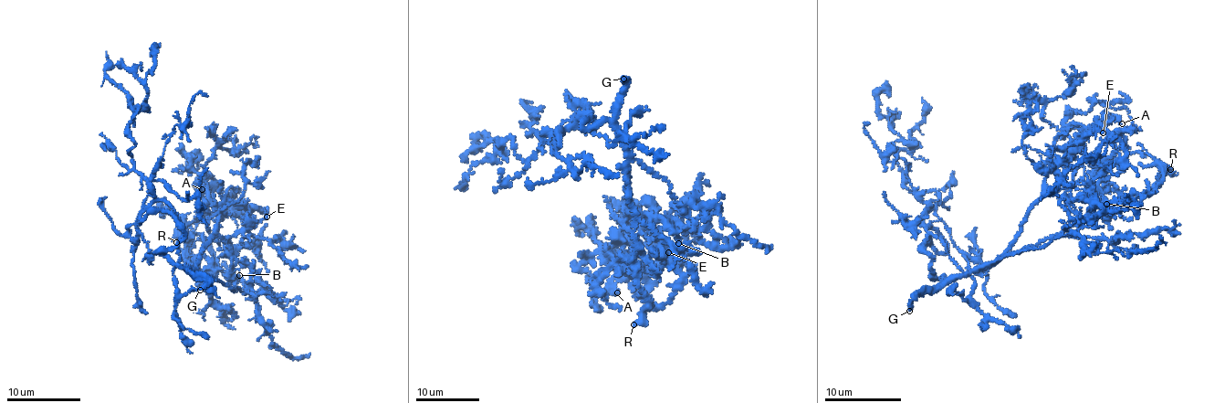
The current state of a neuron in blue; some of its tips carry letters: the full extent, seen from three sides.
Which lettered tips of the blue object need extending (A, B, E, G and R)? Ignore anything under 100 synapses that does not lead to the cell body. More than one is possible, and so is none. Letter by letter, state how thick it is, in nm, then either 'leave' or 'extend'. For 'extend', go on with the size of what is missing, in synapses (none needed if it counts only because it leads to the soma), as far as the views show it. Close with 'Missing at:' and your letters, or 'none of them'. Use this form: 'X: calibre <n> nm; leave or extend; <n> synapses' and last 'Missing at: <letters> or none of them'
A: calibre 240 nm; leave
B: calibre 240 nm; leave
E: calibre 260 nm; leave
G: calibre 280 nm; extend
R: calibre 200 nm; leave
Missing at: G

